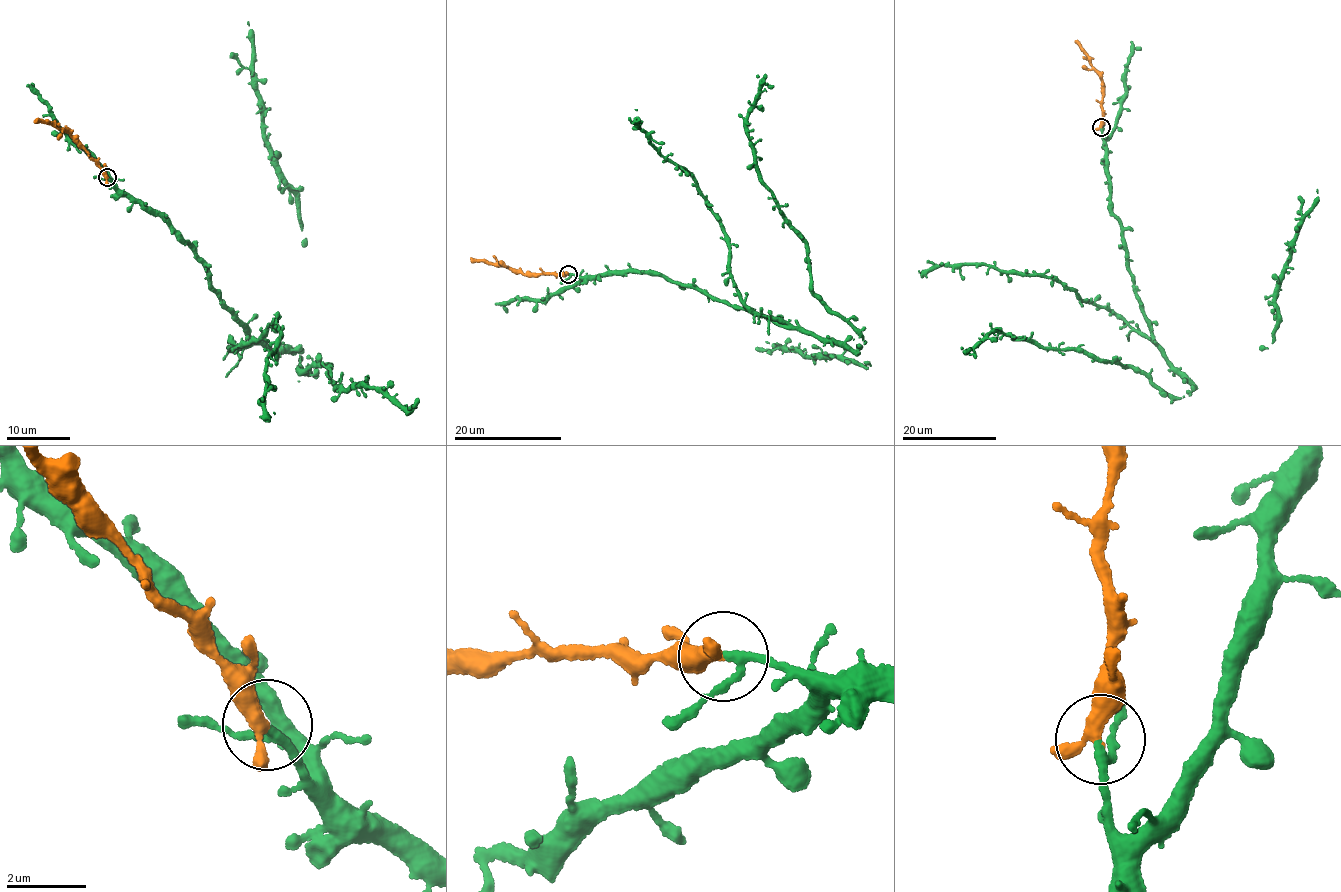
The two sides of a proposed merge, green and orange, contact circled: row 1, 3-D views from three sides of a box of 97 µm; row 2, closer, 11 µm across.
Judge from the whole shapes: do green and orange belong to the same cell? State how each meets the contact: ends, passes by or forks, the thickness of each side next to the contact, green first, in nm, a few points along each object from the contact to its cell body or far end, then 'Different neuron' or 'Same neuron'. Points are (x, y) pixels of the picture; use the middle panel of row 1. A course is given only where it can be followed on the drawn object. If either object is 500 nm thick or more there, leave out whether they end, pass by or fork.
At the ring green passes by. At the ring orange passes by. Thickness 170 nm (green) against 320 nm. Course of green: (567, 274), (663, 276), (853, 349), (864, 344), (812, 291), (805, 238), (758, 172), (747, 127), (756, 75). Course of orange: (567, 274), (512, 271), (470, 258). Same neuron

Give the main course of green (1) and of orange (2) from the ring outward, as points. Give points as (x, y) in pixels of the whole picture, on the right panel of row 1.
1: (1101, 127), (1139, 308), (1189, 396), (997, 332), (961, 347)
2: (1101, 127), (1101, 80), (1075, 40)

